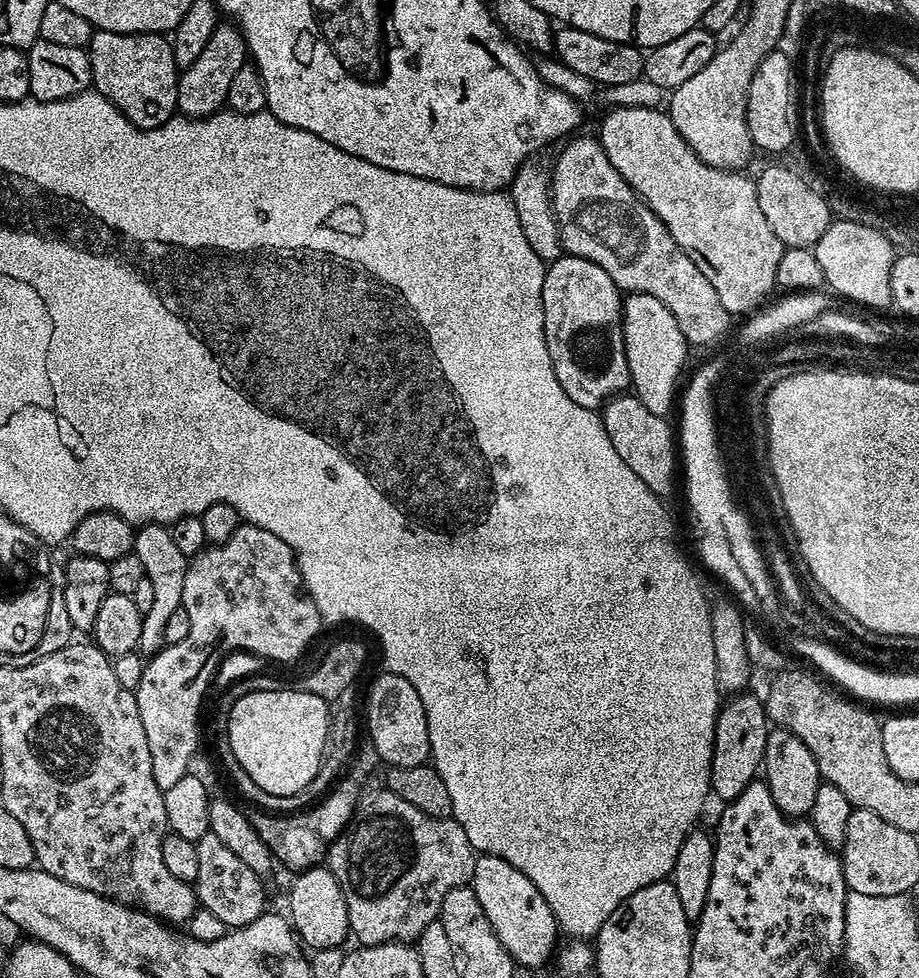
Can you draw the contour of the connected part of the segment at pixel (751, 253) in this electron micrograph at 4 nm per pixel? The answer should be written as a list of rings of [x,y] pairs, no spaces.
[[[616,108],[613,112],[605,114],[604,121],[600,124],[598,139],[606,158],[610,158],[610,166],[614,166],[614,170],[618,170],[618,174],[622,174],[626,183],[640,195],[640,199],[648,205],[650,210],[654,210],[656,217],[667,226],[668,233],[674,238],[676,245],[691,256],[692,261],[698,266],[698,270],[702,270],[702,274],[706,274],[710,286],[714,286],[714,294],[718,294],[718,302],[722,302],[722,306],[726,306],[729,314],[736,314],[736,312],[748,314],[759,309],[765,303],[763,300],[776,288],[778,262],[782,258],[785,245],[781,244],[780,239],[774,234],[774,230],[770,230],[770,222],[766,222],[766,214],[762,214],[762,206],[758,206],[755,179],[751,175],[749,177],[743,176],[745,173],[740,170],[715,168],[702,162],[702,158],[698,158],[698,154],[694,154],[694,150],[682,138],[682,134],[678,134],[678,130],[671,118],[668,117],[667,111],[661,109],[659,112],[656,108]]]

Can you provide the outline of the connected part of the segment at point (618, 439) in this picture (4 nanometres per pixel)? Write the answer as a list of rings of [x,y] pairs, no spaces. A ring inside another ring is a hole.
[[[634,394],[612,397],[602,409],[602,419],[606,434],[610,438],[610,442],[614,442],[614,450],[618,450],[622,462],[626,462],[626,466],[630,466],[630,470],[634,470],[634,474],[638,474],[638,478],[642,478],[642,482],[646,482],[646,486],[650,486],[650,490],[655,496],[668,498],[676,480],[678,484],[678,440],[674,435],[673,425],[671,428],[667,424],[669,421],[663,416],[650,414],[650,410],[646,410],[646,406],[642,406],[642,402]]]

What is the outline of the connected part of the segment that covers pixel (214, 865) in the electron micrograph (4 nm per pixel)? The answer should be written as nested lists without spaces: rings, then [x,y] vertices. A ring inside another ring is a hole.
[[[208,831],[196,841],[198,850],[198,878],[195,882],[196,898],[201,909],[214,914],[228,930],[241,928],[264,915],[264,884],[262,876],[246,866],[233,850]]]

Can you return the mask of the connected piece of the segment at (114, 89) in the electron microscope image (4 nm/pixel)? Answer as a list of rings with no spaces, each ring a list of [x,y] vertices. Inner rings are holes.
[[[96,30],[92,33],[92,40],[86,51],[90,58],[92,88],[101,92],[133,126],[136,128],[157,128],[165,124],[172,116],[177,115],[178,86],[176,85],[176,77],[178,69],[172,53],[172,41],[167,35],[154,32],[122,34],[121,32]]]

